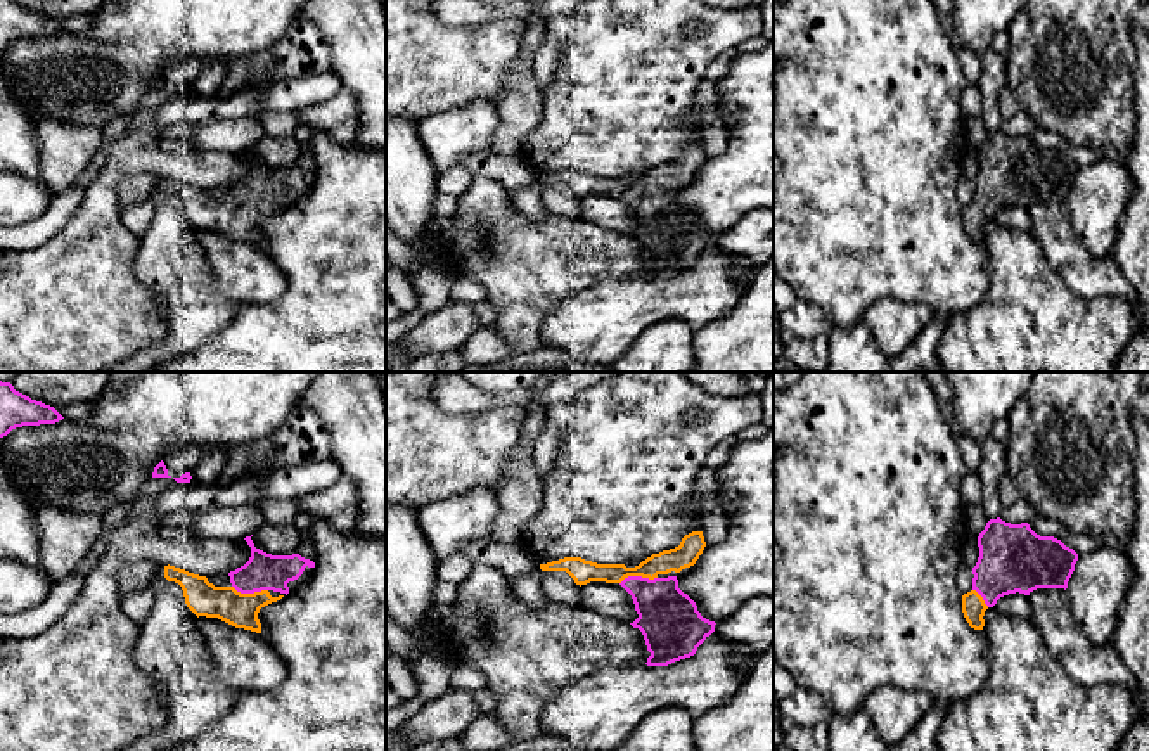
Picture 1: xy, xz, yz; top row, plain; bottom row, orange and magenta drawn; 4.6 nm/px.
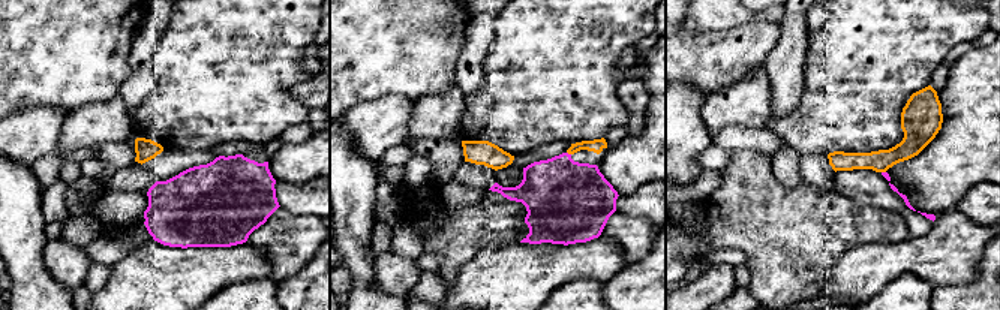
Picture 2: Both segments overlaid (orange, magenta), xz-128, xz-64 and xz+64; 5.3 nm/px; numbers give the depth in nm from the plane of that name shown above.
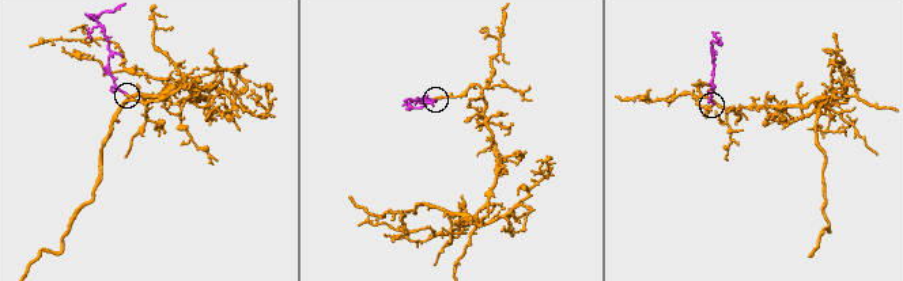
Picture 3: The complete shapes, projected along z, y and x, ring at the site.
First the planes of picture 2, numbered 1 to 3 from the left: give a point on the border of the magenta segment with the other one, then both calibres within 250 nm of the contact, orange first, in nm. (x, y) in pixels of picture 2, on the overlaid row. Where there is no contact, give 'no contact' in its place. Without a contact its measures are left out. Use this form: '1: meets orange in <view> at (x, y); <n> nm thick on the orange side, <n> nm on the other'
1: no contact
2: meets orange in xz-64 at (568, 153); 70 nm thick on the orange side, 420 nm on the other
3: meets orange in xz+64 at (883, 171); 140 nm thick on the orange side, 30 nm on the other

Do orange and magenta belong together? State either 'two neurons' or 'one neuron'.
one neuron

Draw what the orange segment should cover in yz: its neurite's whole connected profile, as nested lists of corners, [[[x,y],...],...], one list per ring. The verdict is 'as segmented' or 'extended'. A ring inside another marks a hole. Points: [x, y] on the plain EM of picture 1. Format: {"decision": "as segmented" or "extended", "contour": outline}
{"decision": "extended", "contour": [[[990,132],[978,149],[979,170],[972,180],[972,202],[962,208],[962,225],[974,242],[983,242],[985,223],[1009,206],[1030,208],[1037,201],[1068,201],[1078,166],[1054,149],[1037,147],[1028,135],[1011,137]]]}

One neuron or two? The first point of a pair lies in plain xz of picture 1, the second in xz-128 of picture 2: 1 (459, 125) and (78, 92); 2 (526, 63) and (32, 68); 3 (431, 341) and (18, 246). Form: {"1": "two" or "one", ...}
{"1": "two", "2": "two", "3": "two"}

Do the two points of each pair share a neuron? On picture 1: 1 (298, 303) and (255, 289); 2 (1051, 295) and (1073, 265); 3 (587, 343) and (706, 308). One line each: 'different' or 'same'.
1: different
2: different
3: same

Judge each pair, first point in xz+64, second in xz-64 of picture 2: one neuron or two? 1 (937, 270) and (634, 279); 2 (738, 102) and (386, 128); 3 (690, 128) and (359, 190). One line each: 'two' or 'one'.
1: two
2: one
3: one

